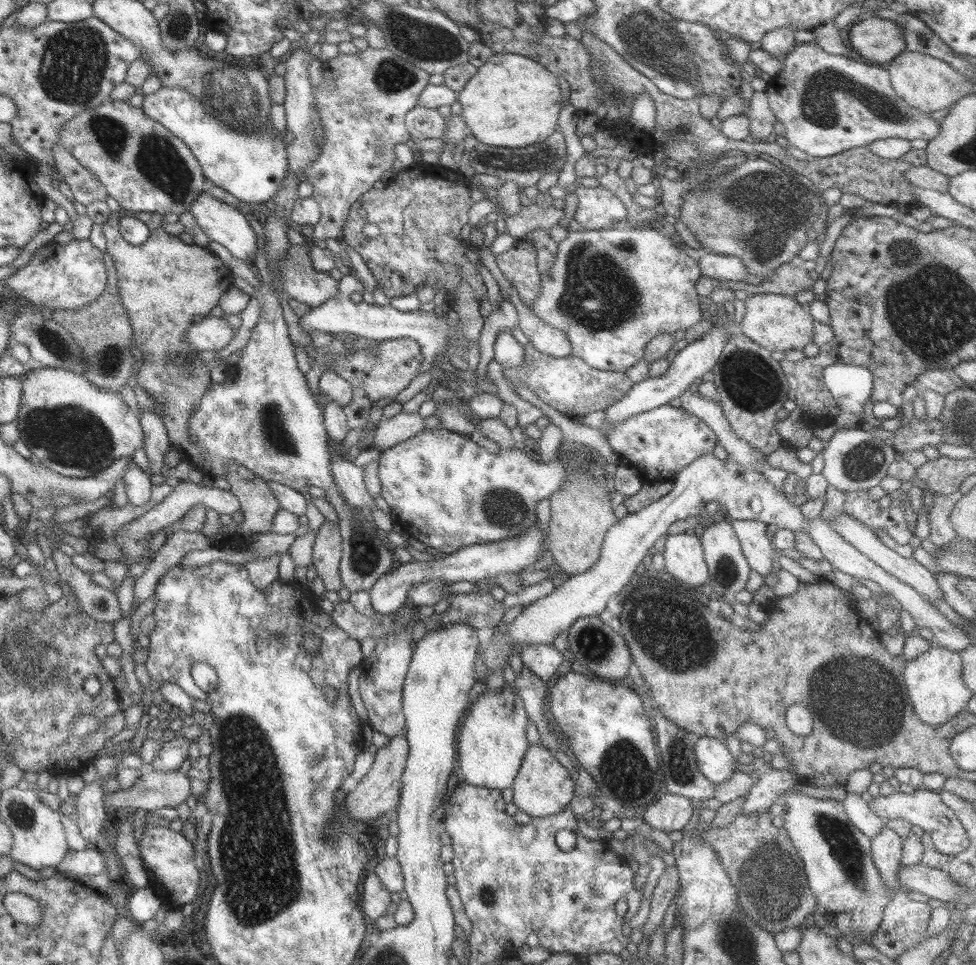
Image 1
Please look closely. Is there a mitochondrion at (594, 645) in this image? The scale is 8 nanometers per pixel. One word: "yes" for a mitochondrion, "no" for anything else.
yes

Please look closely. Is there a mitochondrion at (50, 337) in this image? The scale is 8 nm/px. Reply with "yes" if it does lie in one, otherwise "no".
yes

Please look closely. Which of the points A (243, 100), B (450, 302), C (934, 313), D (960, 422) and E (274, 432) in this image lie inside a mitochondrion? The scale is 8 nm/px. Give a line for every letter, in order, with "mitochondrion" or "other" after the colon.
A: mitochondrion
B: other
C: mitochondrion
D: mitochondrion
E: mitochondrion

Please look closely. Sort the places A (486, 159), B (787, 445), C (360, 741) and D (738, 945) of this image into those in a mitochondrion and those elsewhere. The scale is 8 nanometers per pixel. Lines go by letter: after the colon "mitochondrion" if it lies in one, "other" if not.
A: other
B: other
C: other
D: mitochondrion

